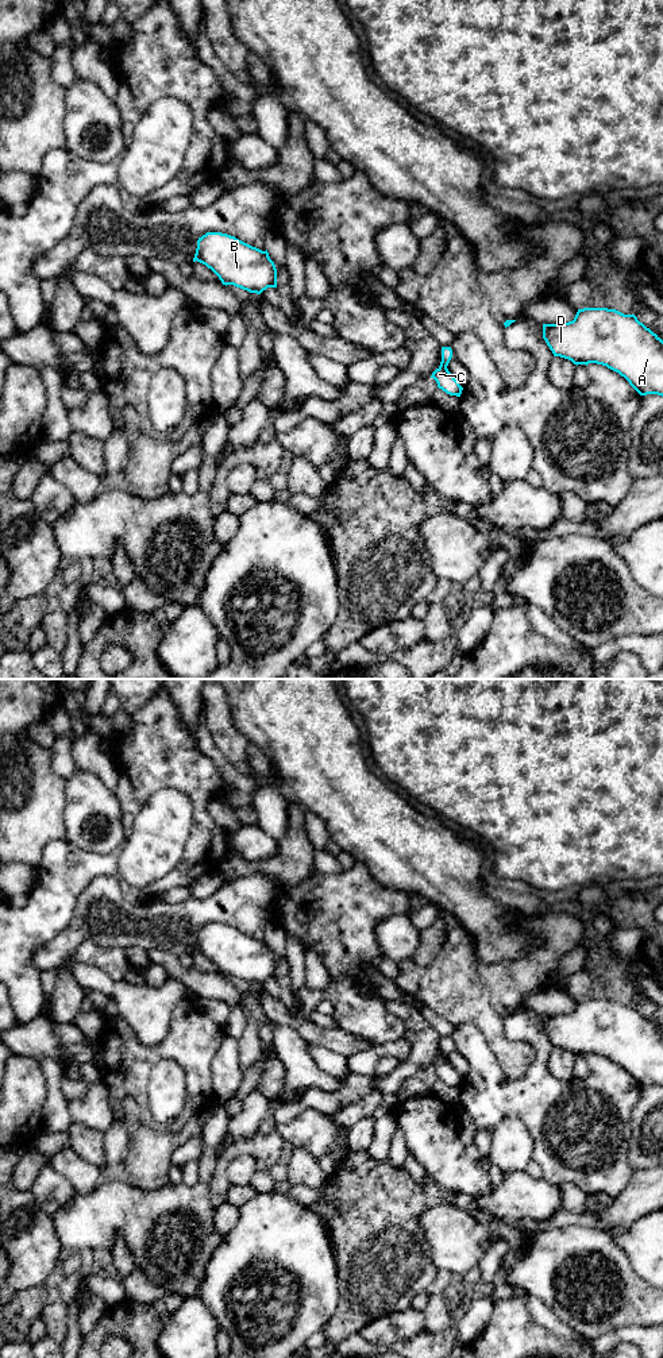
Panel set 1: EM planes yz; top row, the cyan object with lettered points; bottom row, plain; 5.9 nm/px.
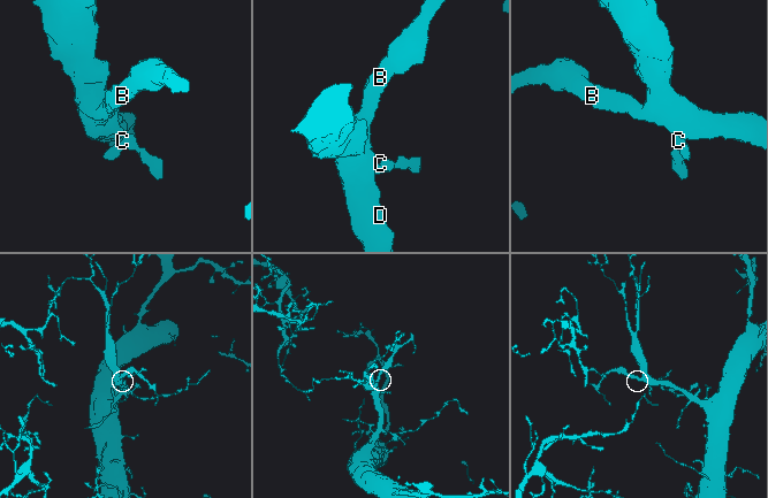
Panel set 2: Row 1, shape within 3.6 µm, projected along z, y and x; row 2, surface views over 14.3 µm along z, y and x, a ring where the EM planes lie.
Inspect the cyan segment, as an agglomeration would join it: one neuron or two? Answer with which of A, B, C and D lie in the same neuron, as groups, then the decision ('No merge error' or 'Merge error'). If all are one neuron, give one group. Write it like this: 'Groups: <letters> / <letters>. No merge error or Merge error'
Groups: A B C D. No merge error

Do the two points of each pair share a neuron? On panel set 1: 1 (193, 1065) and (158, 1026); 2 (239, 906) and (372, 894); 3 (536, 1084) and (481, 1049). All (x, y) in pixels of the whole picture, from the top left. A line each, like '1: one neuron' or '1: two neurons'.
1: two neurons
2: two neurons
3: one neuron

